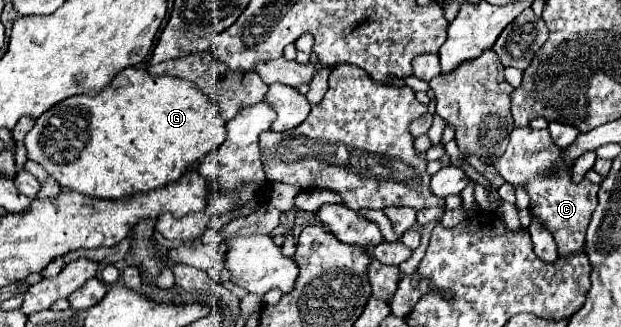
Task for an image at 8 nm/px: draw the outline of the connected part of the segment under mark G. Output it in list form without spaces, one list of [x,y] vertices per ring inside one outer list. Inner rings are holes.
[[[127,67],[101,91],[101,95],[75,95],[45,111],[27,133],[25,147],[27,157],[43,165],[61,187],[95,199],[123,199],[177,181],[189,167],[221,145],[225,135],[227,129],[219,119],[215,103],[193,83],[167,75],[149,75],[147,69]]]

